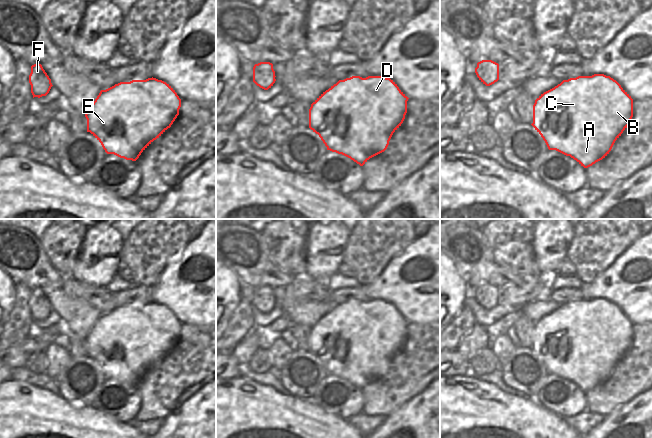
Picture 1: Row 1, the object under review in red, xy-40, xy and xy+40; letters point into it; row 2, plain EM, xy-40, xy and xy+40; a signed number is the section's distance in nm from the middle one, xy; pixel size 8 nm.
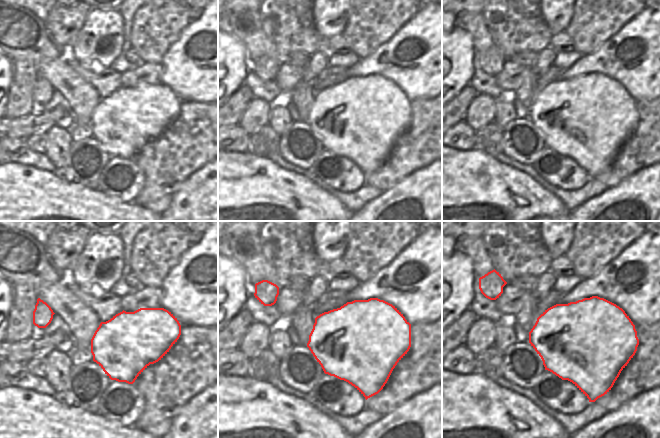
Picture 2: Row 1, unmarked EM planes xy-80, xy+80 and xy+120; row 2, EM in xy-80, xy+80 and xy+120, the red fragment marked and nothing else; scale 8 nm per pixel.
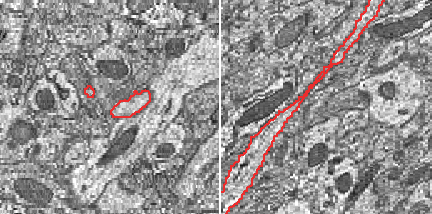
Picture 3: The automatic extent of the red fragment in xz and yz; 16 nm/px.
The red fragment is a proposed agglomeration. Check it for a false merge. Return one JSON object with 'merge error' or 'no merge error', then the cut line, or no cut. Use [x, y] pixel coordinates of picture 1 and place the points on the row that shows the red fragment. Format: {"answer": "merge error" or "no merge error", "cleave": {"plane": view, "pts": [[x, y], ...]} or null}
{"answer": "no merge error", "cleave": null}

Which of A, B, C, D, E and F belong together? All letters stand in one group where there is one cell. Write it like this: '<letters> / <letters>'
A B C D E F

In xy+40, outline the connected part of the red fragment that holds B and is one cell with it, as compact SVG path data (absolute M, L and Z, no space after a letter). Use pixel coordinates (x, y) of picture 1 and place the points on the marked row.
M604 74L563 80L541 94L533 105L533 123L549 150L556 150L588 168L605 158L631 123L633 99L621 85Z

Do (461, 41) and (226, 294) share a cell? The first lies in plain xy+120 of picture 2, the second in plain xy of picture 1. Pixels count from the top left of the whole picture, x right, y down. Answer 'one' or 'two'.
one

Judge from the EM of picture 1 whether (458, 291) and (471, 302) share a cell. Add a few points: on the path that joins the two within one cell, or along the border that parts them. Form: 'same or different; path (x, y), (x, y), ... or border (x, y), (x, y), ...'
different; border (468, 297), (464, 305)

